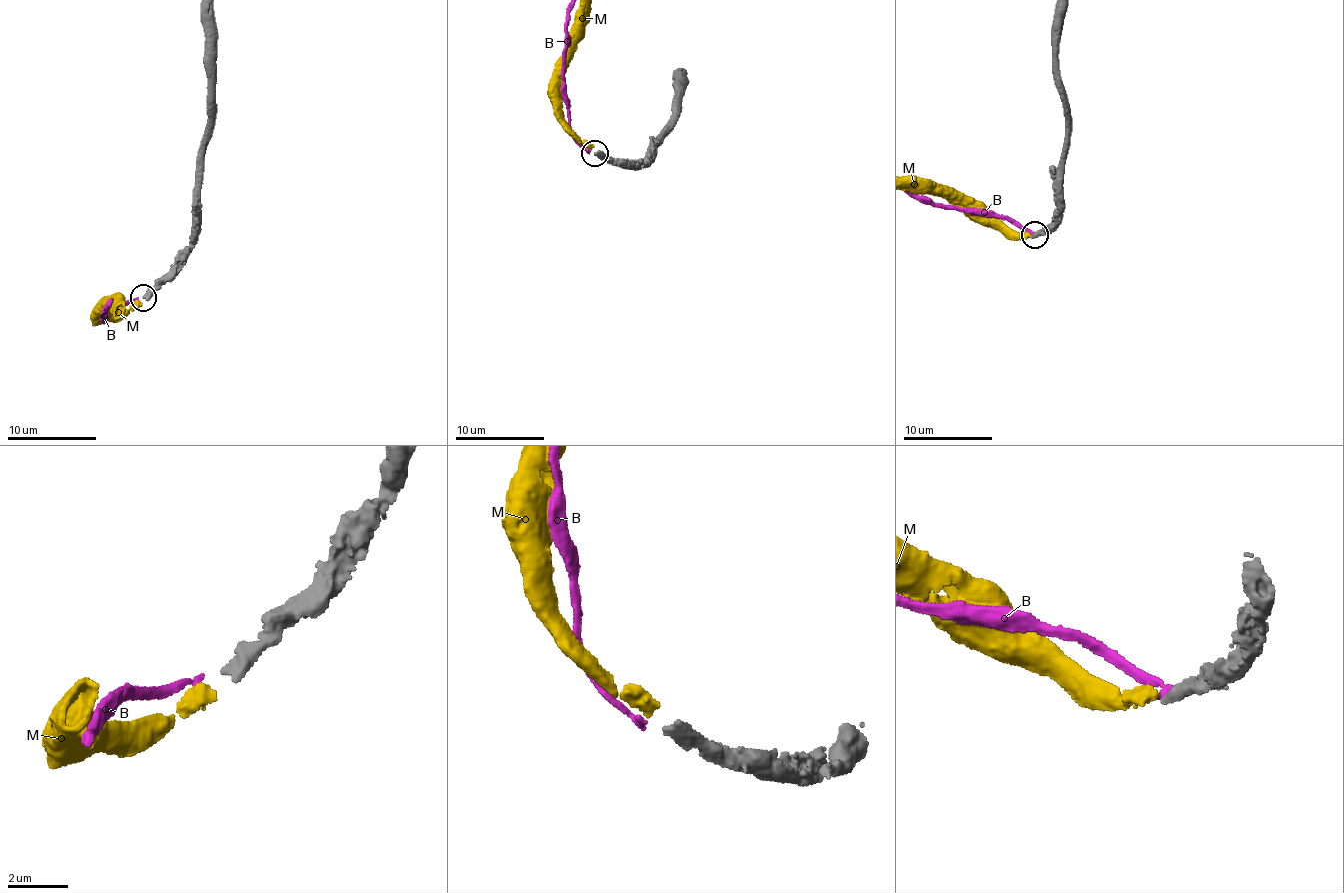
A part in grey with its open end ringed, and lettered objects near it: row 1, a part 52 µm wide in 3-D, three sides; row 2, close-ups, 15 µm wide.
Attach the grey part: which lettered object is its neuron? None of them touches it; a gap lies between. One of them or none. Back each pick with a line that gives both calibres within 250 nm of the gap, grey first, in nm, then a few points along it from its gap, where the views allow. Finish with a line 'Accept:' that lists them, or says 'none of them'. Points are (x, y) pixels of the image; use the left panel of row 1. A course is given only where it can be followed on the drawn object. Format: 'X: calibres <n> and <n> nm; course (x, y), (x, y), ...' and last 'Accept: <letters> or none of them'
M: calibres 400 and 440 nm
Accept: M

